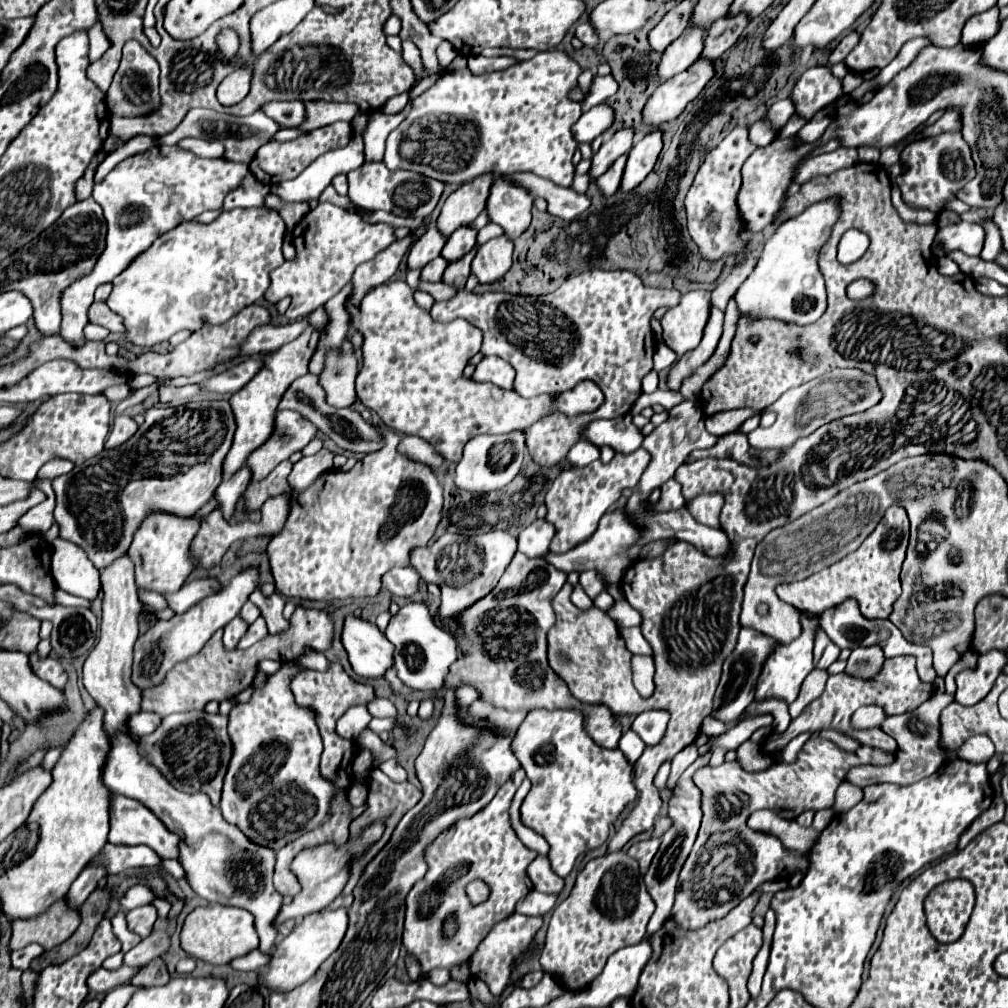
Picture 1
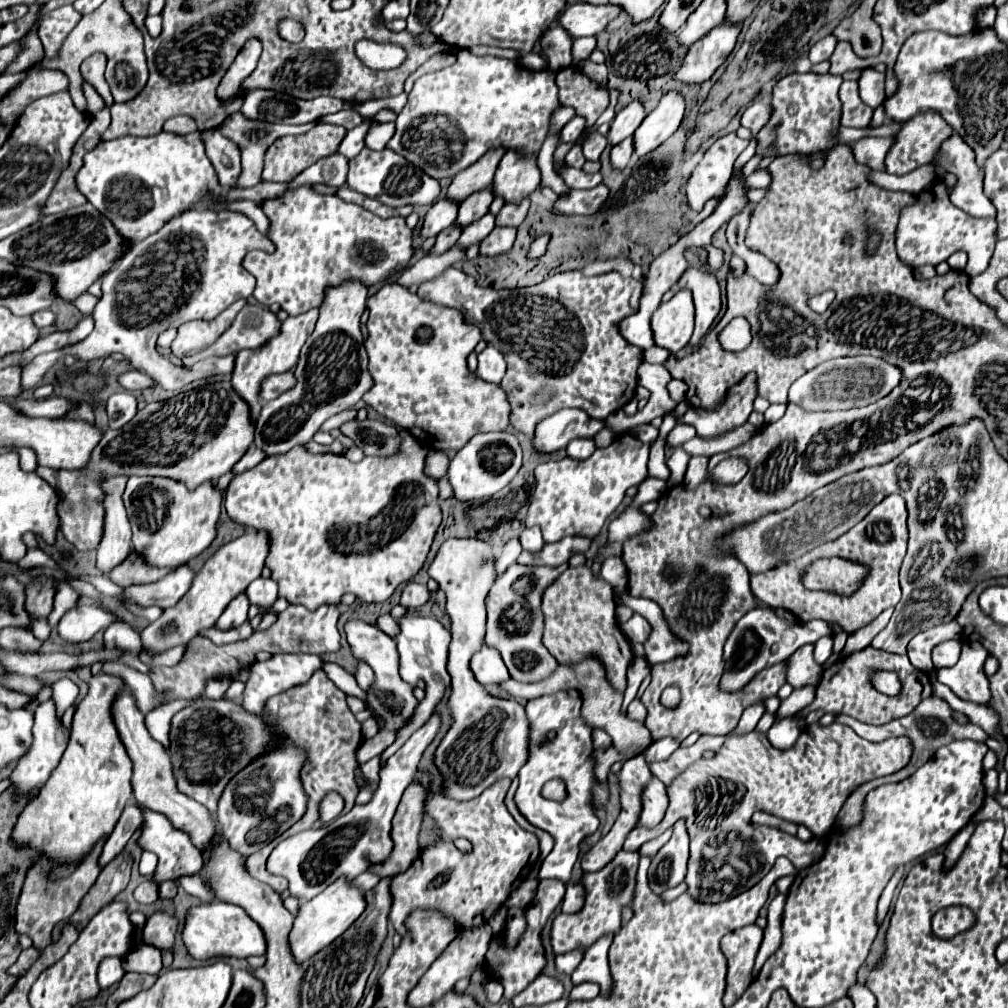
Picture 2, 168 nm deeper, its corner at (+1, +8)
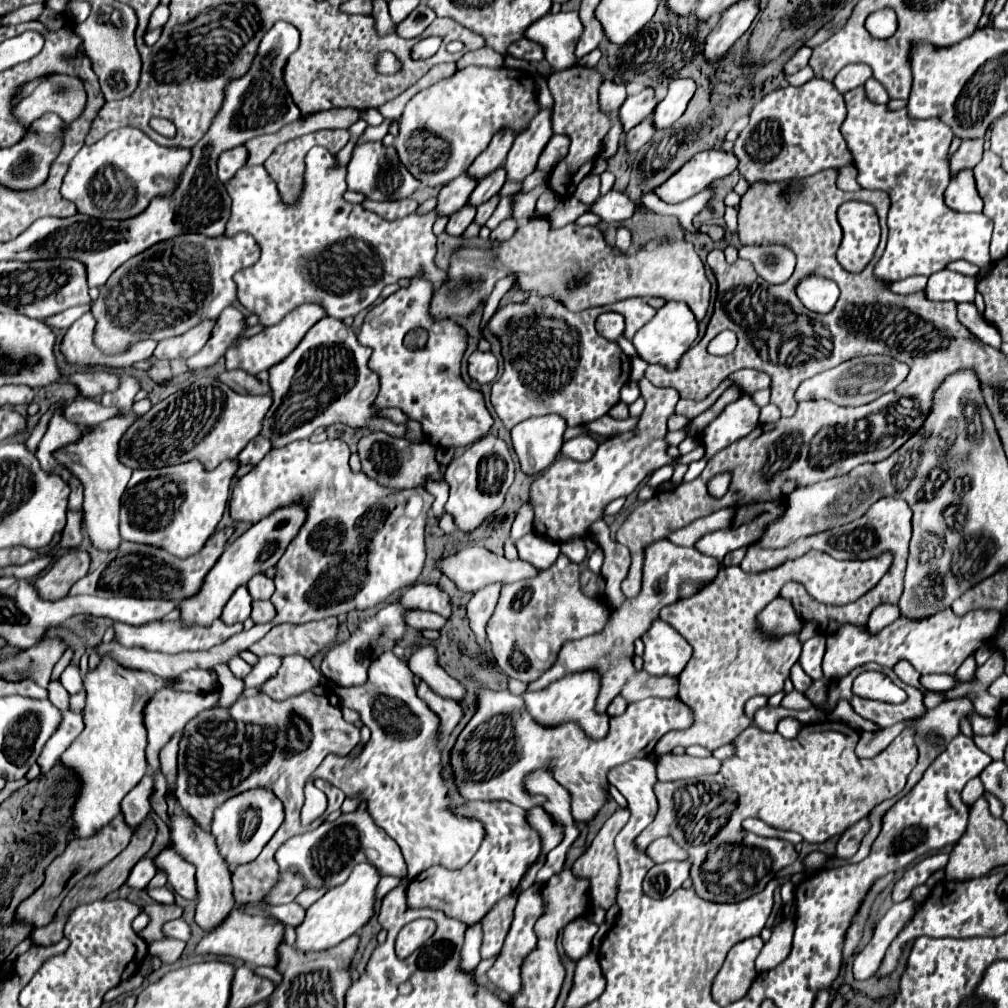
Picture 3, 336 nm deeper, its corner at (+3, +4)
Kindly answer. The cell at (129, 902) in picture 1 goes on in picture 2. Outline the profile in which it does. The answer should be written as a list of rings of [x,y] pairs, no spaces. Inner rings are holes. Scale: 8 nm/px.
[[[144,809],[144,833],[138,843],[142,849],[152,851],[158,857],[158,867],[154,871],[156,883],[162,883],[168,879],[180,879],[184,875],[196,875],[202,869],[202,855],[198,853],[198,849],[194,849],[190,839],[182,831],[174,829],[170,821],[160,813]]]

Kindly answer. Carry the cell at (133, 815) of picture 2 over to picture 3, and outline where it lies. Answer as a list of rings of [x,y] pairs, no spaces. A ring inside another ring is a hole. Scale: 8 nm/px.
[[[150,775],[142,777],[142,781],[122,799],[122,815],[126,819],[126,823],[136,829],[150,813],[152,805],[150,805],[150,793],[152,793],[154,781]]]

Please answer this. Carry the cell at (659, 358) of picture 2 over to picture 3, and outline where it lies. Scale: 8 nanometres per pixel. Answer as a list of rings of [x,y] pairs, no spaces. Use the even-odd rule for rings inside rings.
[[[634,357],[634,359],[632,359],[632,379],[634,379],[634,381],[640,381],[640,379],[644,377],[644,371],[646,371],[648,365],[650,365],[650,363],[644,361],[642,357]]]

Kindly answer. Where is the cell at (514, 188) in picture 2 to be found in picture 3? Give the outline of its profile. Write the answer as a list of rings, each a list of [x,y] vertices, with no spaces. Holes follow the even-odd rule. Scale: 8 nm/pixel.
[[[540,111],[534,119],[532,125],[524,133],[520,133],[508,151],[504,169],[506,169],[506,179],[508,181],[522,181],[526,179],[532,171],[536,171],[538,157],[546,143],[552,137],[552,123],[550,123],[550,113]]]

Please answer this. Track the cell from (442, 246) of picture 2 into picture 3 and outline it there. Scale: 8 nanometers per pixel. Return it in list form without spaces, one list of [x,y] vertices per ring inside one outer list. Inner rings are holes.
[[[464,205],[460,211],[450,215],[450,221],[446,225],[446,233],[450,237],[460,237],[464,233],[464,229],[474,221],[474,215],[476,215],[476,207]]]

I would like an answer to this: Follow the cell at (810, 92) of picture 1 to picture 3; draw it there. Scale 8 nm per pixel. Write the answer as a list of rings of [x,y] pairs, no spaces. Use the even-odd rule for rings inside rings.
[[[810,79],[800,87],[784,87],[762,97],[752,113],[748,127],[734,143],[734,153],[740,159],[740,173],[754,181],[784,181],[794,177],[810,177],[830,167],[852,165],[852,153],[840,133],[846,117],[842,93],[830,83]]]

